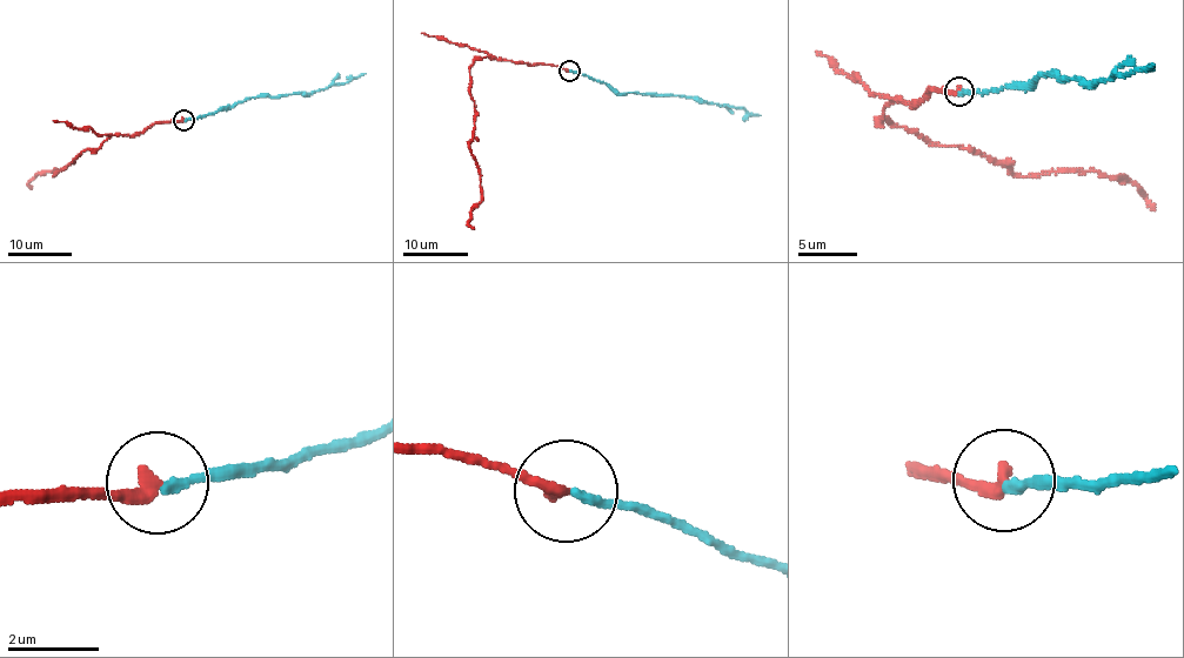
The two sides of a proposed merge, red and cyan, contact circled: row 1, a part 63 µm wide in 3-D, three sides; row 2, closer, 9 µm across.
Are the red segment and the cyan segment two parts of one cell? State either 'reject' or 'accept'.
reject

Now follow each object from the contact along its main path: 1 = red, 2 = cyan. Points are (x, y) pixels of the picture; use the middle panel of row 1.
1: (568, 69), (474, 61), (469, 145), (481, 200), (467, 223), (474, 228)
2: (570, 69), (603, 81), (620, 93), (698, 98), (722, 106), (742, 107), (761, 115)

